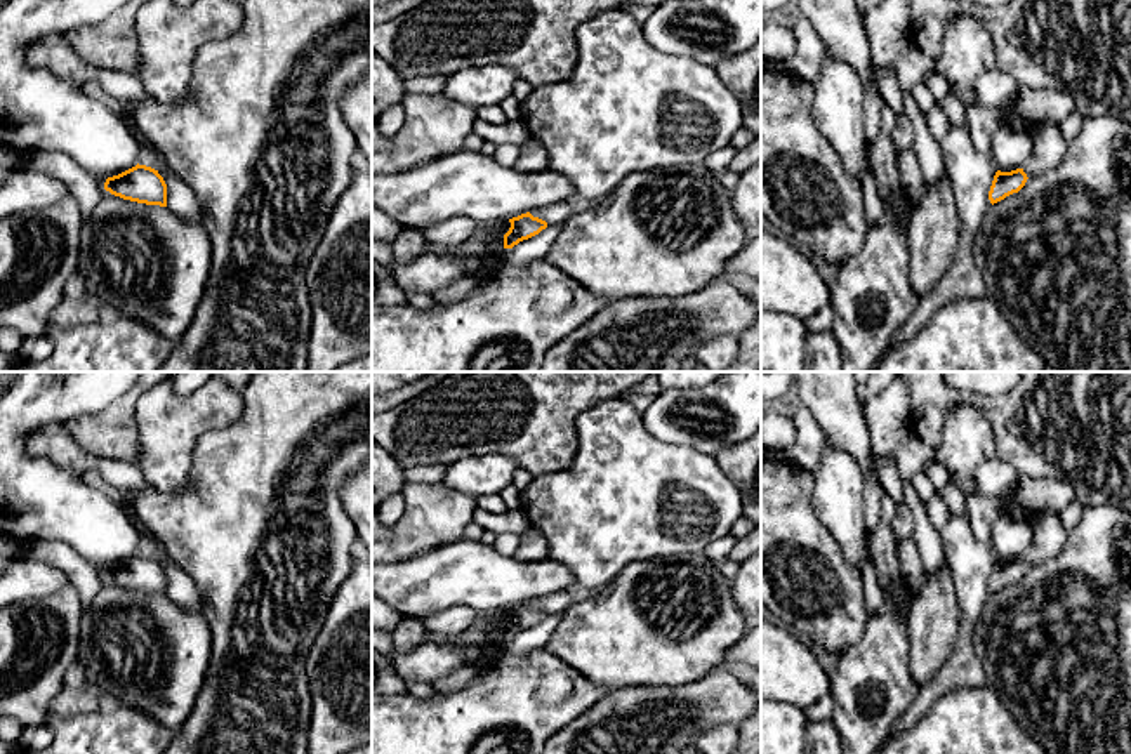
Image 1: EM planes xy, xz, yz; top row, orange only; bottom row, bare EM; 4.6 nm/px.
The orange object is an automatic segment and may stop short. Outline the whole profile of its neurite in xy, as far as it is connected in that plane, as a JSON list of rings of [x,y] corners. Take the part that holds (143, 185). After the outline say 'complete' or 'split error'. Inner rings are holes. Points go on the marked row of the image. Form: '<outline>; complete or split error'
[[[136,165],[118,175],[108,177],[104,189],[123,200],[167,207],[167,184],[158,170]]]; complete

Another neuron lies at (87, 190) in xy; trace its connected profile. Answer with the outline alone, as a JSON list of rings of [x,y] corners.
[[[33,151],[23,156],[26,165],[36,172],[61,179],[76,200],[82,221],[87,221],[104,196],[104,184],[59,151]]]

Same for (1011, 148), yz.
[[[1004,118],[992,139],[990,158],[995,170],[1011,172],[1023,169],[1030,160],[1037,130]]]

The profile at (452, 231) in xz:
[[[453,217],[445,222],[427,226],[422,233],[431,245],[459,245],[467,240],[478,226],[480,222],[471,217]]]

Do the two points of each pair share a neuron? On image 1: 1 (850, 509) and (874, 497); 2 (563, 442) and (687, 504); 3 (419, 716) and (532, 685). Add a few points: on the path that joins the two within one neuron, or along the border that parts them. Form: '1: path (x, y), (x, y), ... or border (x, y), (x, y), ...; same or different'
1: border (857, 462), (862, 473), (864, 525), (869, 532); different
2: border (586, 409), (577, 417), (574, 461), (544, 475); different
3: path (447, 716), (468, 716), (483, 706), (504, 699); same

